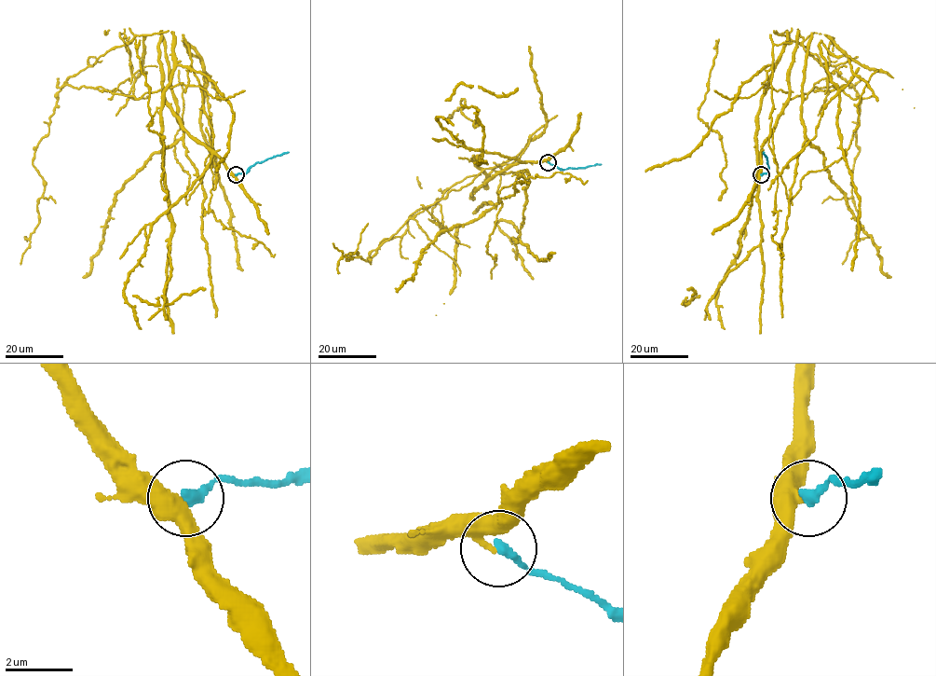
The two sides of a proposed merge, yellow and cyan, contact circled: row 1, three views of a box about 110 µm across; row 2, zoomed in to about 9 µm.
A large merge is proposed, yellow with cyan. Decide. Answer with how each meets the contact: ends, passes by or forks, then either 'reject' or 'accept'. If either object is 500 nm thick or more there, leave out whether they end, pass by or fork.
yellow ends there; cyan ends there; reject

